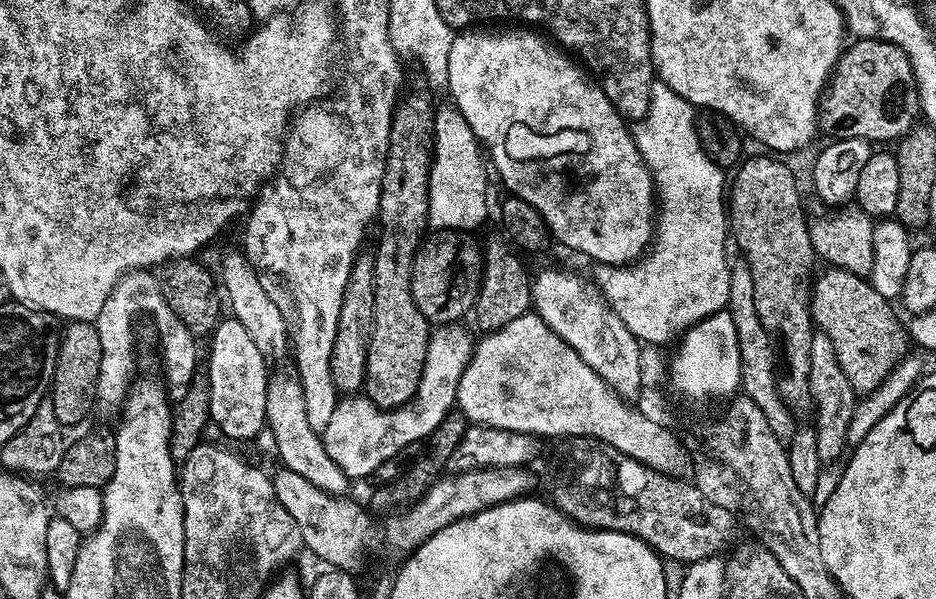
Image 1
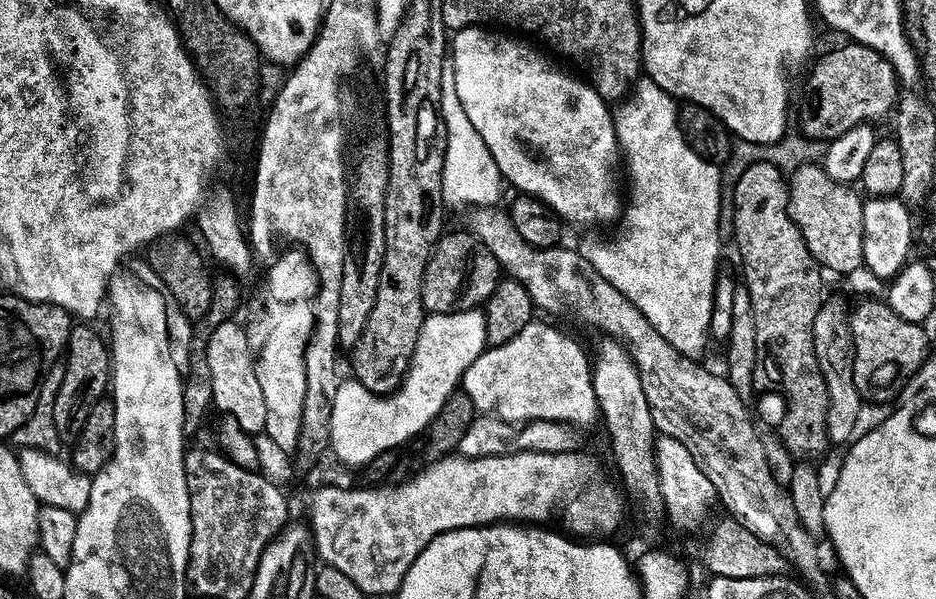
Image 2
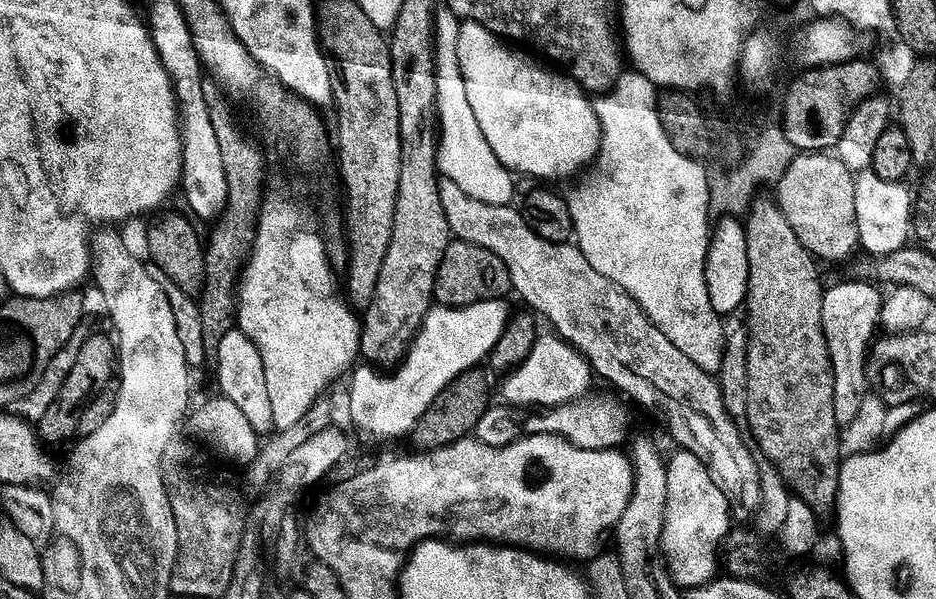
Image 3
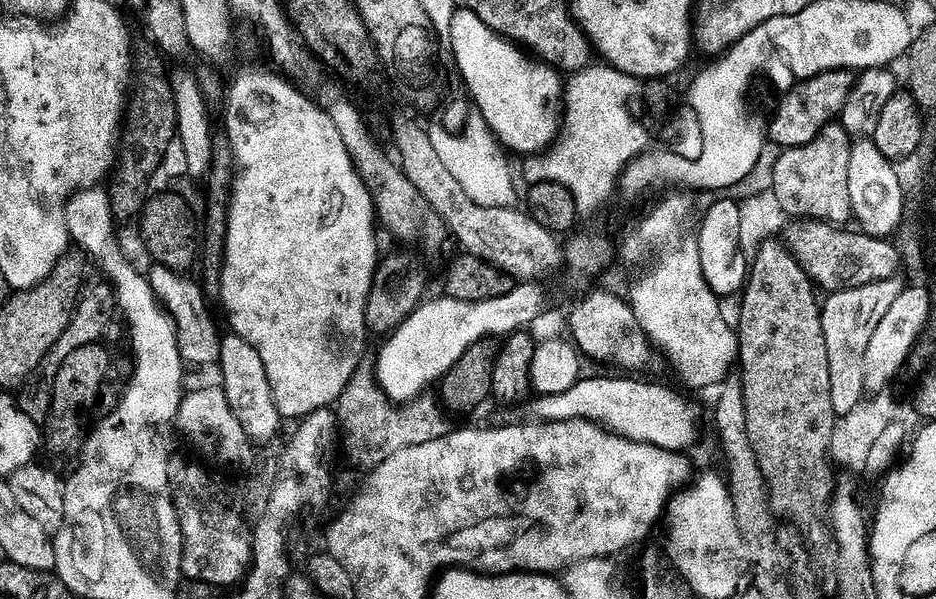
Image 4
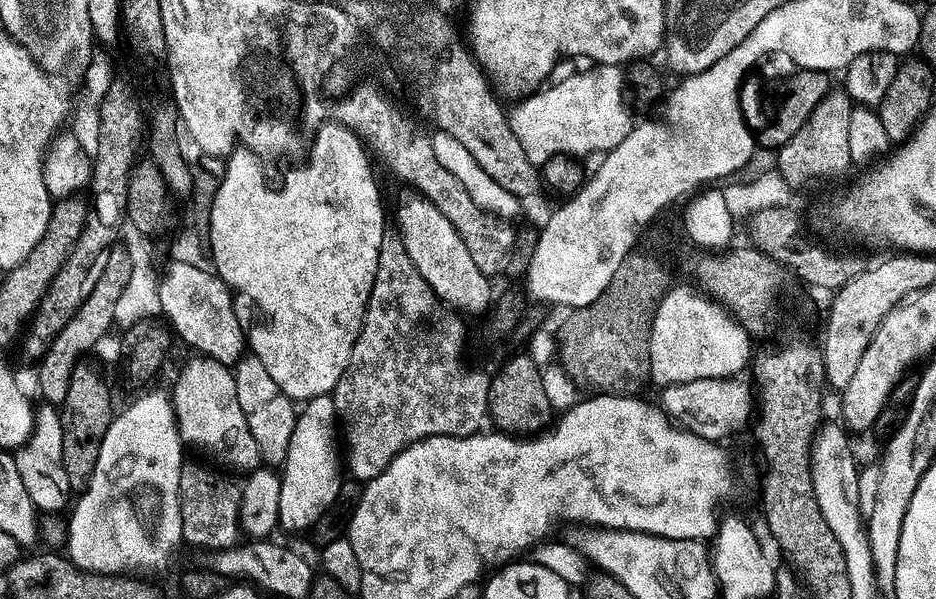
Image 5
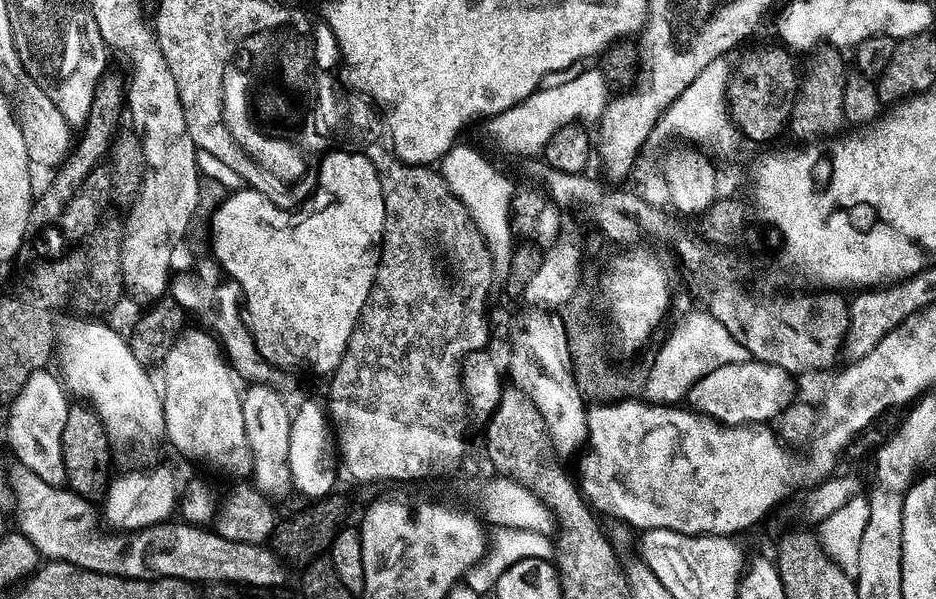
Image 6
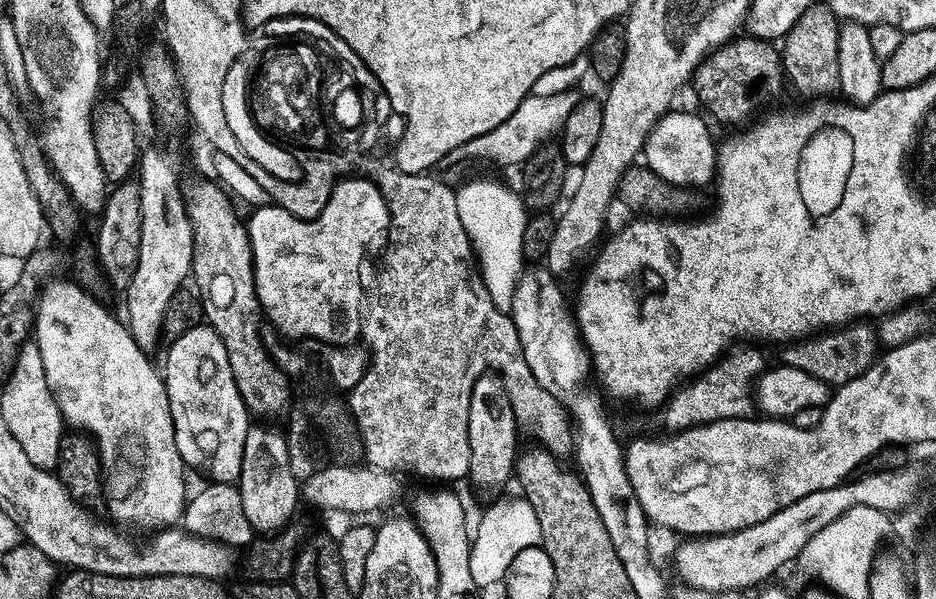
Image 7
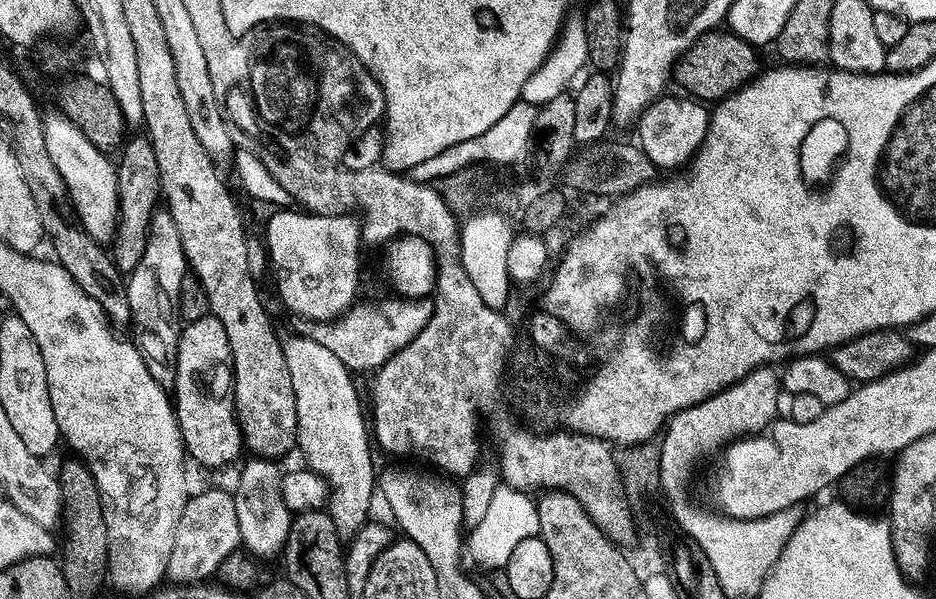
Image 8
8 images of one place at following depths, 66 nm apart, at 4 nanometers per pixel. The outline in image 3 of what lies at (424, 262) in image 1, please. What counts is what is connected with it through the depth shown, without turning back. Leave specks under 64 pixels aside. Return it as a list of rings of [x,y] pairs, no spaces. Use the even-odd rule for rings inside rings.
[[[456,238],[449,244],[436,275],[435,303],[442,308],[460,308],[474,306],[475,303],[503,300],[511,297],[512,279],[510,270],[498,254],[482,250],[480,244],[471,244]]]

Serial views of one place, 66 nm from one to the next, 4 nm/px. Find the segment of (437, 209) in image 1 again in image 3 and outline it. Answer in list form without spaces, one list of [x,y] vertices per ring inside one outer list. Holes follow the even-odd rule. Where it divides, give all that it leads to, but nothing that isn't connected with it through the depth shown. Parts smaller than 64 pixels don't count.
[[[440,16],[434,18],[435,22],[435,98],[436,114],[438,123],[439,158],[437,169],[447,180],[453,181],[456,186],[461,187],[466,194],[478,201],[486,202],[487,205],[510,206],[514,201],[514,176],[504,164],[498,162],[497,155],[490,149],[478,118],[471,109],[470,98],[467,97],[466,82],[462,77],[461,62],[458,55],[458,41],[461,34],[460,25],[453,25],[451,30],[444,31],[444,22]]]

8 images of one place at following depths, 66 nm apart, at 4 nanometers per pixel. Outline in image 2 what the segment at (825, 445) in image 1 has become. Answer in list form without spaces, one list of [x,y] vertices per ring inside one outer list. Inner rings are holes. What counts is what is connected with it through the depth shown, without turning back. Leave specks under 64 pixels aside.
[[[829,299],[820,307],[818,318],[814,322],[814,350],[818,354],[820,368],[828,383],[830,410],[826,418],[828,438],[833,445],[848,446],[857,439],[861,431],[859,412],[864,408],[865,401],[860,399],[858,386],[854,386],[852,377],[852,330],[850,327],[849,309],[844,309],[840,300]]]

